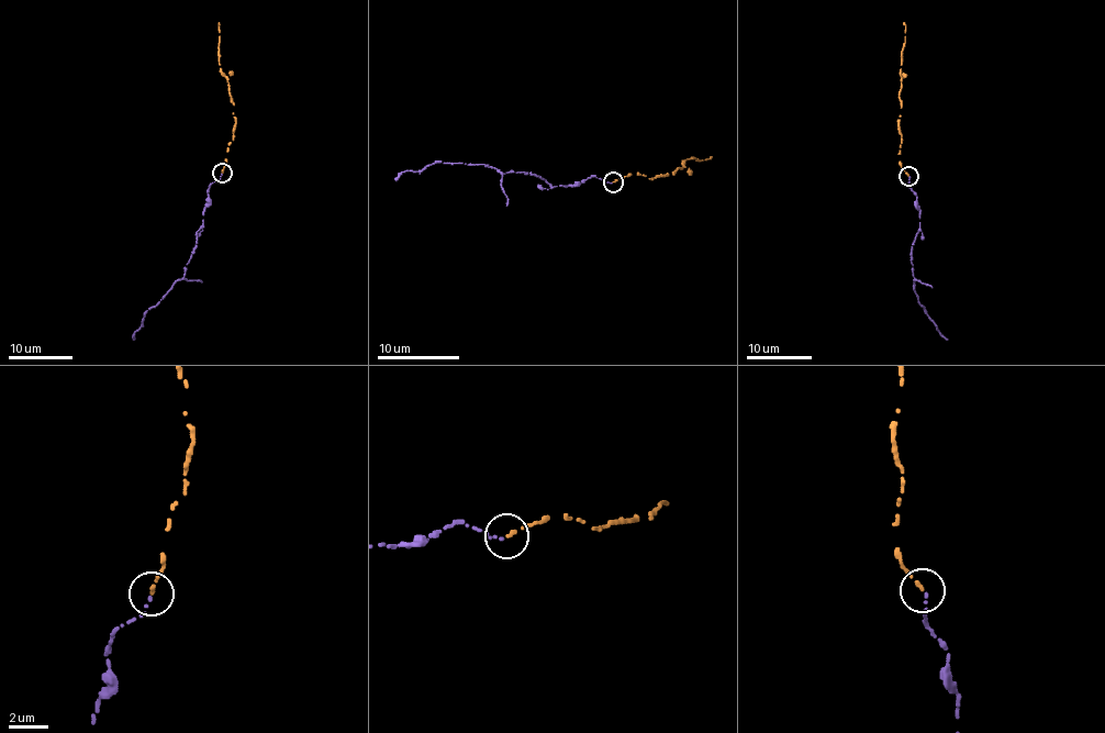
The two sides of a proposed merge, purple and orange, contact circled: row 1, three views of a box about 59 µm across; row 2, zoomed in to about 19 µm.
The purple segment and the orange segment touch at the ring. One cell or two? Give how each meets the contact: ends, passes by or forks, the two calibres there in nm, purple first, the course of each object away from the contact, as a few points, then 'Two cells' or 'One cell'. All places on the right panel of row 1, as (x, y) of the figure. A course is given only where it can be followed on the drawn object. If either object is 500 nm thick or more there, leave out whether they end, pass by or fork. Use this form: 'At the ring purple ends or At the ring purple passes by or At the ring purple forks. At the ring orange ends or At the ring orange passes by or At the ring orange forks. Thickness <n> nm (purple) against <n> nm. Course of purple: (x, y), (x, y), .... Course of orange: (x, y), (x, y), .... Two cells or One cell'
At the ring purple ends. At the ring orange ends. Thickness 130 nm (purple) against 180 nm. Course of purple: (910, 176), (921, 211), (911, 259), (913, 289), (947, 339). Course of orange: (907, 176), (900, 165), (899, 119), (904, 22). One cell

